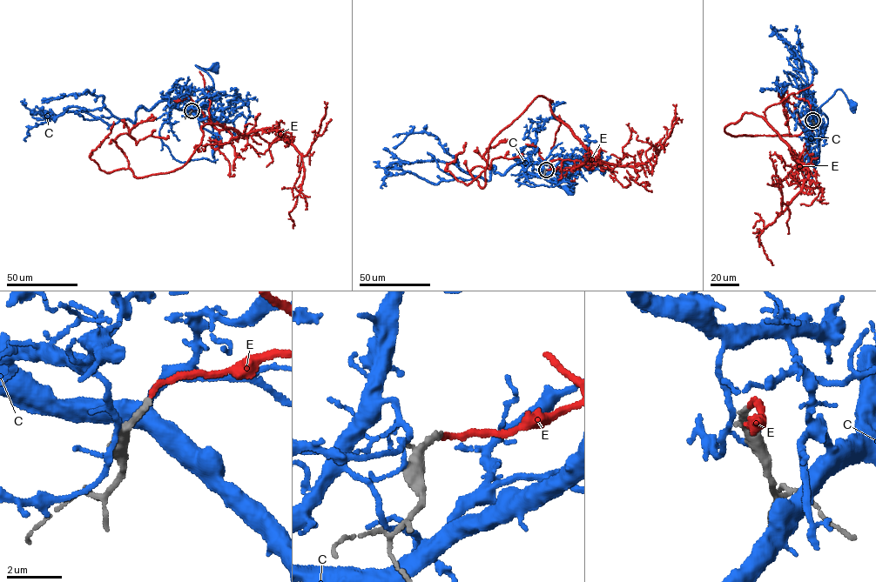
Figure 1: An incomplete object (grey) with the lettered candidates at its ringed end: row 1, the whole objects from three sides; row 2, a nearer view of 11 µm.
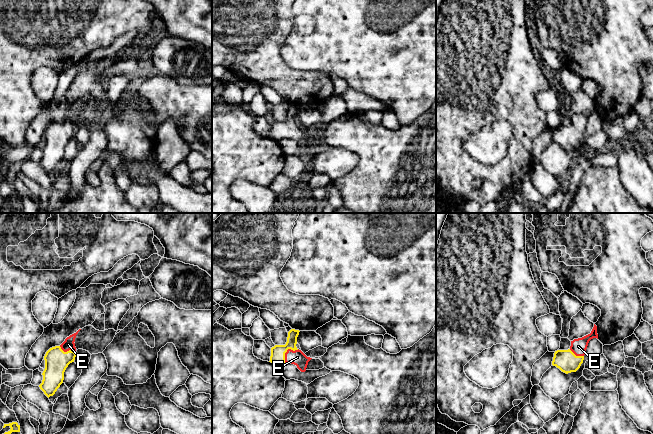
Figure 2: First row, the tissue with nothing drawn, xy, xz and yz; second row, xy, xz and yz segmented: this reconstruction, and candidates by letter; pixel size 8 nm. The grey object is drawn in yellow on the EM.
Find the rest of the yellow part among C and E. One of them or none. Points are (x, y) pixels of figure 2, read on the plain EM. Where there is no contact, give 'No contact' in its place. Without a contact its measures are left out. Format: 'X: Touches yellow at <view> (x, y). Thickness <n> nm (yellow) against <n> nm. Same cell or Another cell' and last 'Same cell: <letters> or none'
C: No contact. Another cell
E: Touches yellow at xz (286, 127). Thickness 120 nm (yellow) against 120 nm. Same cell
Same cell: E

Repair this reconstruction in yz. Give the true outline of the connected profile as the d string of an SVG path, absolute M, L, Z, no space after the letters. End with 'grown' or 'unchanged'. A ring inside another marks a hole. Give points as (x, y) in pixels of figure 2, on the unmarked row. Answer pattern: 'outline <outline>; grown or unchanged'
outline M595 100L590 110L571 117L571 122L568 126L555 127L552 141L566 150L576 148L583 139L588 119L593 114L598 115L597 102Z; grown

